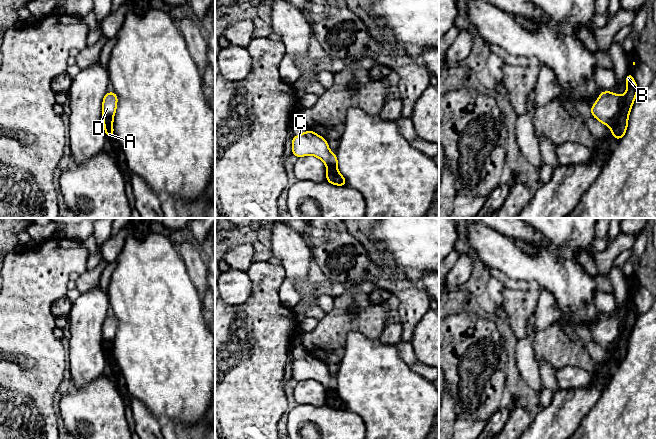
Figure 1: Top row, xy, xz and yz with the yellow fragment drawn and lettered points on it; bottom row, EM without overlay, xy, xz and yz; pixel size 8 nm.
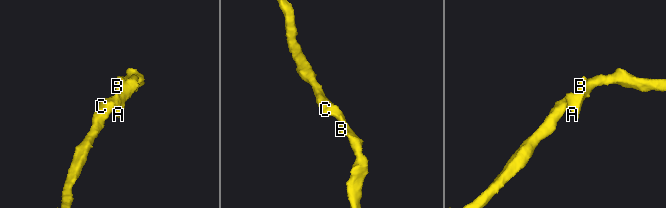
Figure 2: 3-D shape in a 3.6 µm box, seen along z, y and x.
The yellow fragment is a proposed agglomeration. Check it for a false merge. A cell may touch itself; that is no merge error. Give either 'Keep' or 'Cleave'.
Cleave

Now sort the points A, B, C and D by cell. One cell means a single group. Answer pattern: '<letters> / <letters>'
A B / C D

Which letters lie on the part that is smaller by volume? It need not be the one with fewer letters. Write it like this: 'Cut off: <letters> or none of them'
Cut off: A, B

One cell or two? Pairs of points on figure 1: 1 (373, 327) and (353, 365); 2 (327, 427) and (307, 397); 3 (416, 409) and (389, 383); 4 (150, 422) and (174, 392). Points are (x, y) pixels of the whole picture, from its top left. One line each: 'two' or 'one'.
1: two
2: two
3: one
4: two

